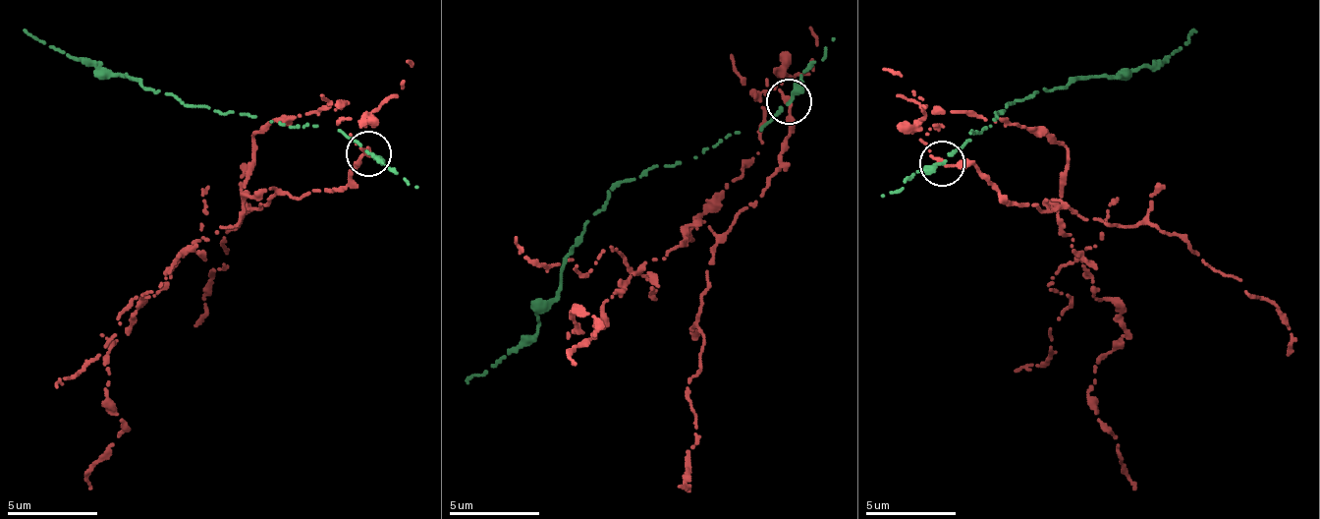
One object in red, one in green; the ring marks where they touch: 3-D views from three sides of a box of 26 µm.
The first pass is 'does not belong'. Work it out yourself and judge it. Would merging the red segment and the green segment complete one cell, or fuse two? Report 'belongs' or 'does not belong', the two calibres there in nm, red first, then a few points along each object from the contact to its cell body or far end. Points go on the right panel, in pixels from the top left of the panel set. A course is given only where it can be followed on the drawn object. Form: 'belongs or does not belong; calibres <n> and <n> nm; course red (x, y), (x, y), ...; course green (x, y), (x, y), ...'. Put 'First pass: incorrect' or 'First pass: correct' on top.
First pass: correct
does not belong; calibres 280 and 240 nm; course red (941, 162), (972, 161), (1042, 213), (1063, 205), (1047, 201), (1127, 337), (1098, 358), (1089, 398), (1137, 490); course green (941, 162), (969, 141), (970, 133), (982, 131), (1008, 103), (1078, 79), (1129, 75), (1162, 63), (1192, 30)

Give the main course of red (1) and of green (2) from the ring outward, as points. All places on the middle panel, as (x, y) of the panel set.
1: (788, 99), (770, 186), (718, 236), (687, 228), (590, 335), (576, 307), (596, 327), (577, 366)
2: (788, 99), (759, 130), (727, 134), (714, 147), (622, 182), (567, 258), (562, 289), (538, 328), (464, 379)

